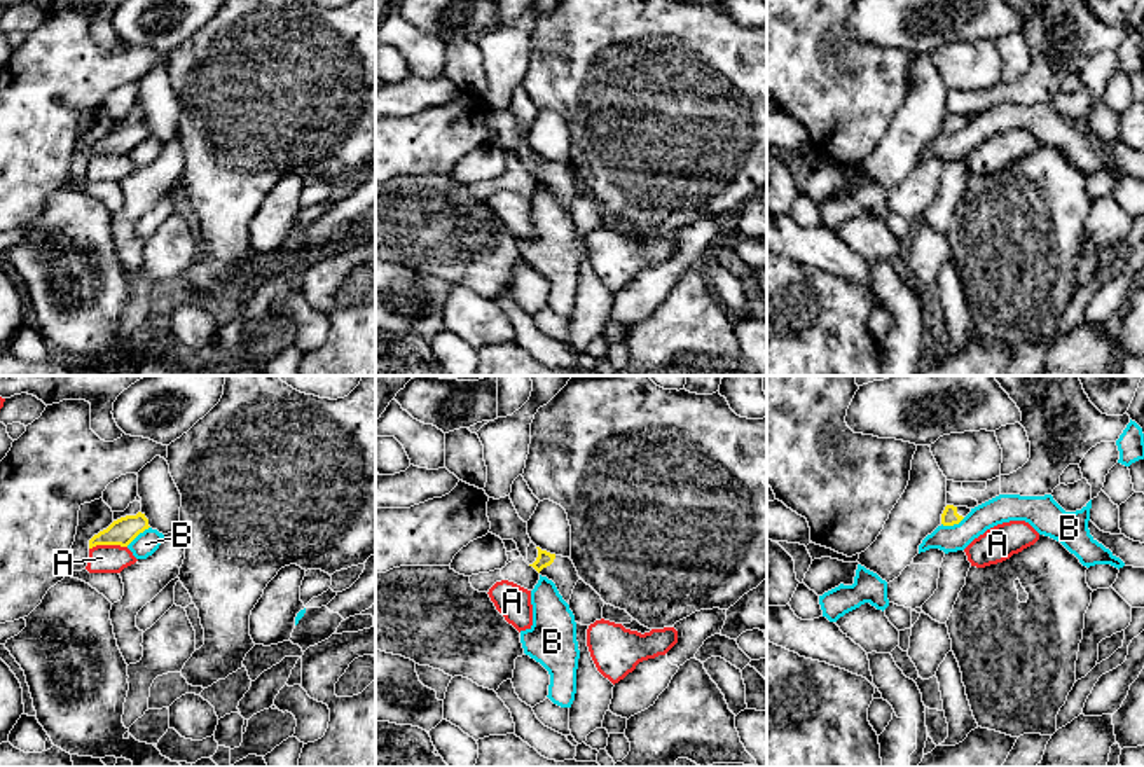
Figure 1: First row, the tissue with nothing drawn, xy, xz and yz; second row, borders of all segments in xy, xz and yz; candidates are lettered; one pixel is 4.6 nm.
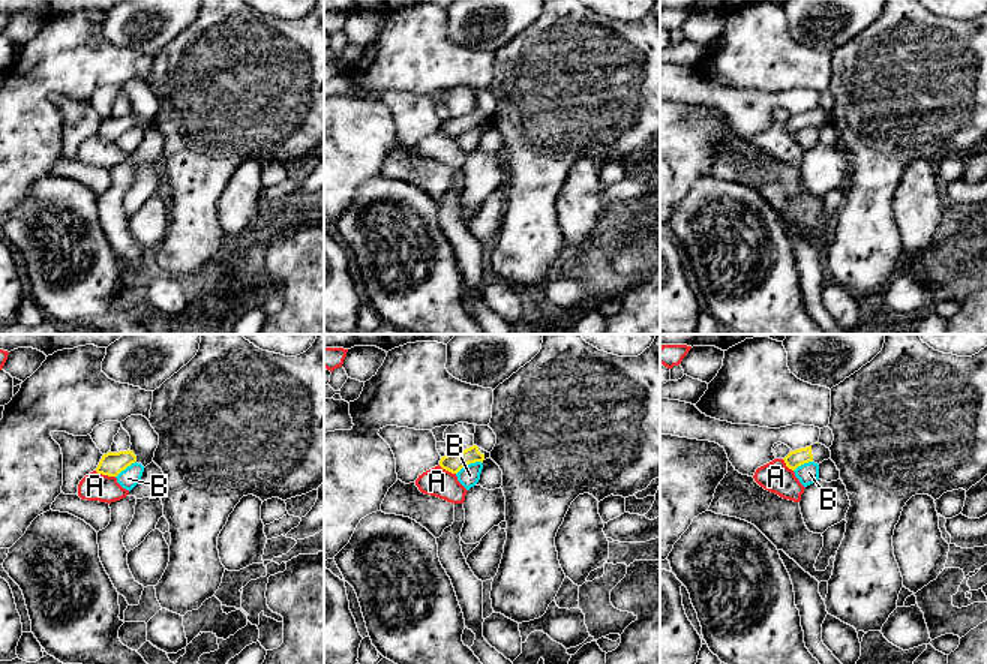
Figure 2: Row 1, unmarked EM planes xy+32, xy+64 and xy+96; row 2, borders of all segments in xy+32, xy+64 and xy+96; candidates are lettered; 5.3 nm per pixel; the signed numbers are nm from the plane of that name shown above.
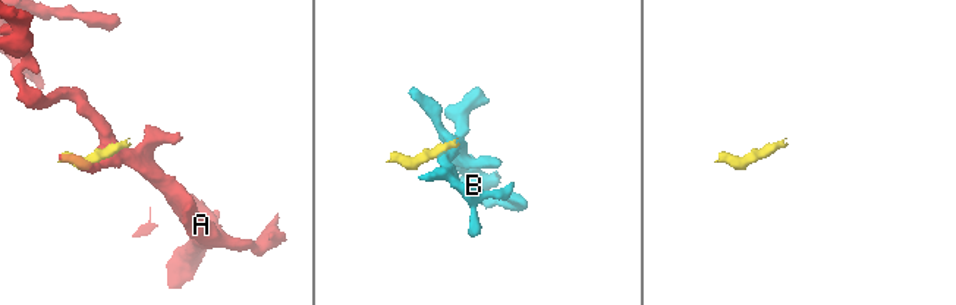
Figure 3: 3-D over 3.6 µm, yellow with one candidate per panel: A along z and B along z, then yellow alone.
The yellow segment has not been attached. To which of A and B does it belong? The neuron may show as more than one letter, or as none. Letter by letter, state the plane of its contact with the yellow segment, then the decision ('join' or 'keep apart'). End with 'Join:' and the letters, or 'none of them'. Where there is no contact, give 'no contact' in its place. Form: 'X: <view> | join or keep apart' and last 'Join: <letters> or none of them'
A: xy | keep apart
B: xy | keep apart
Join: none of them

